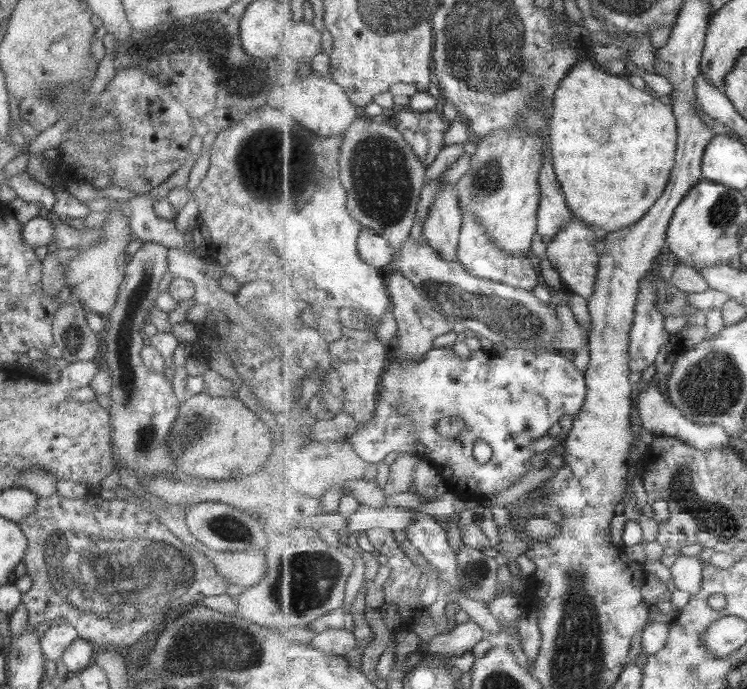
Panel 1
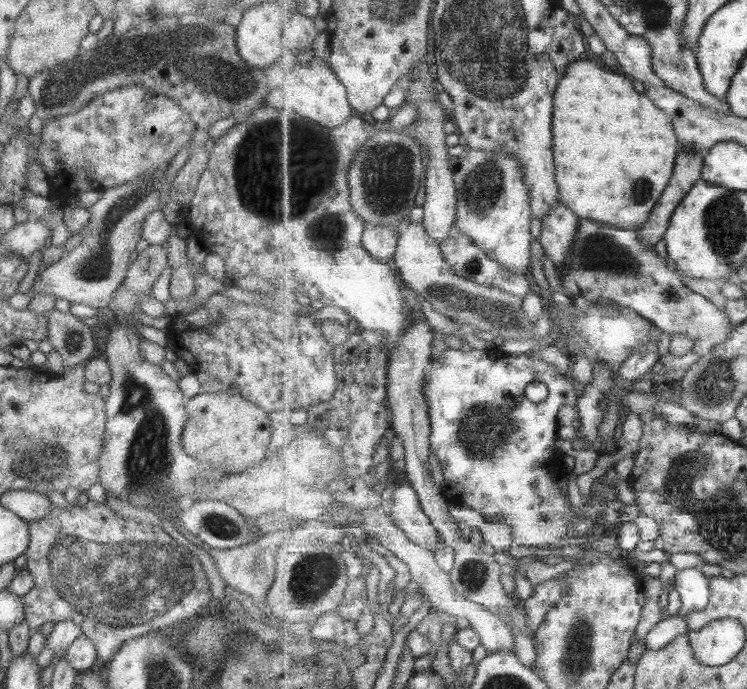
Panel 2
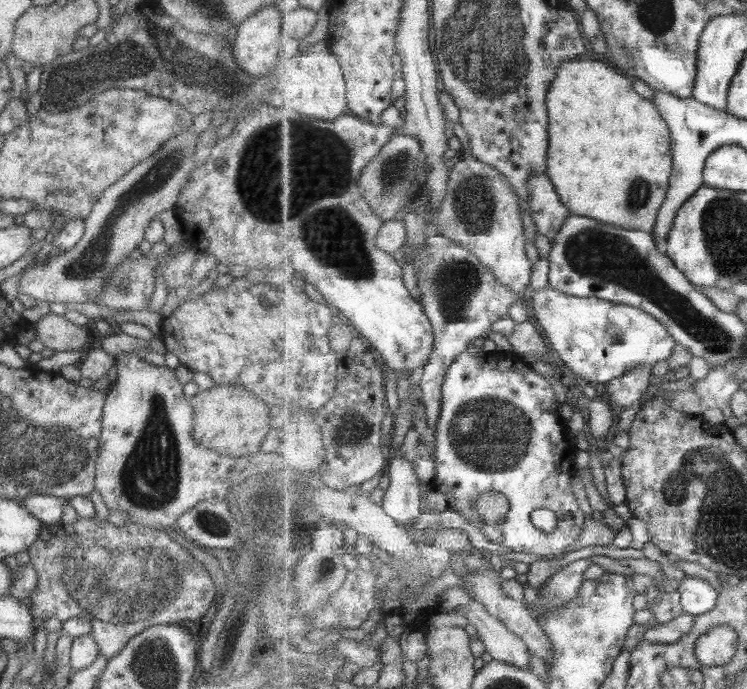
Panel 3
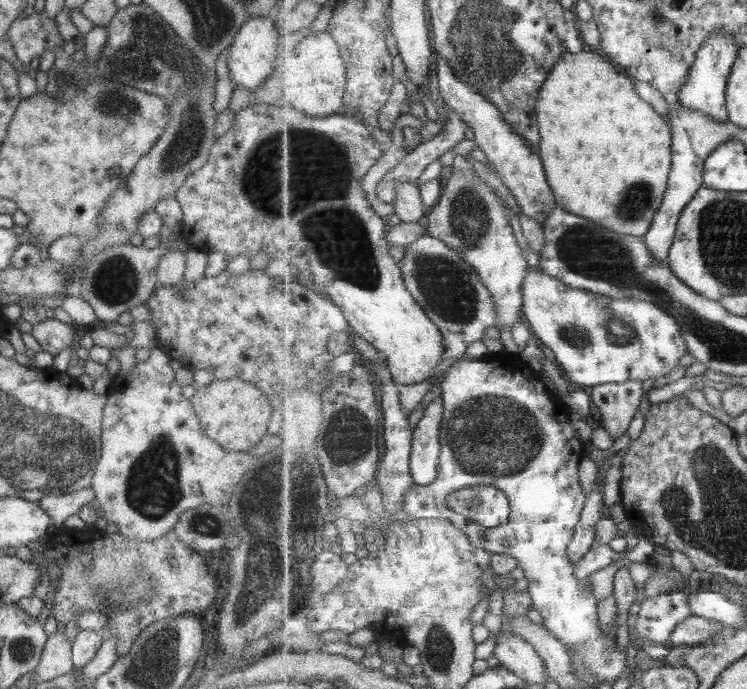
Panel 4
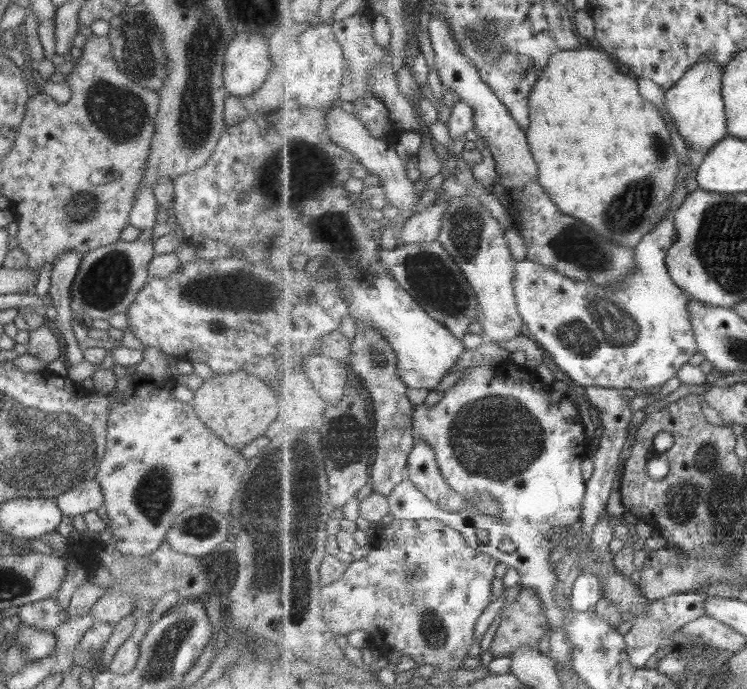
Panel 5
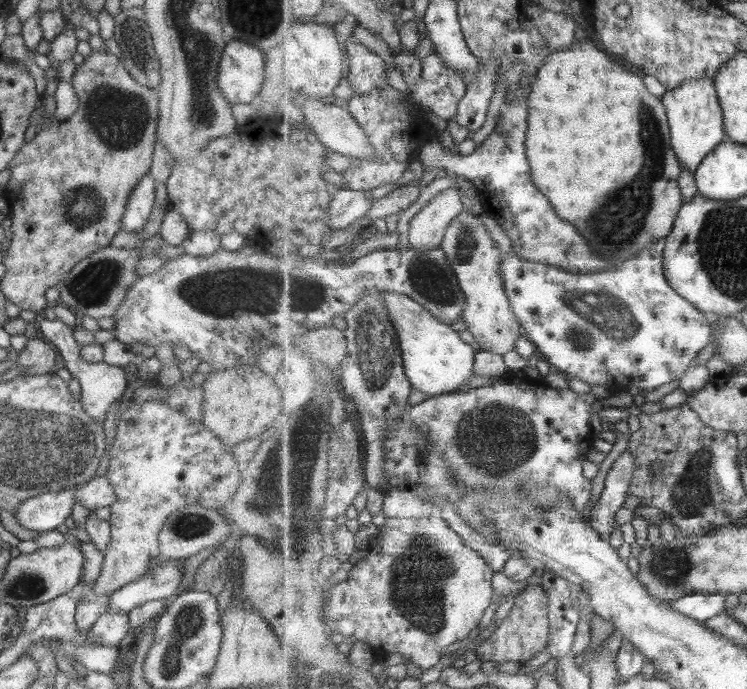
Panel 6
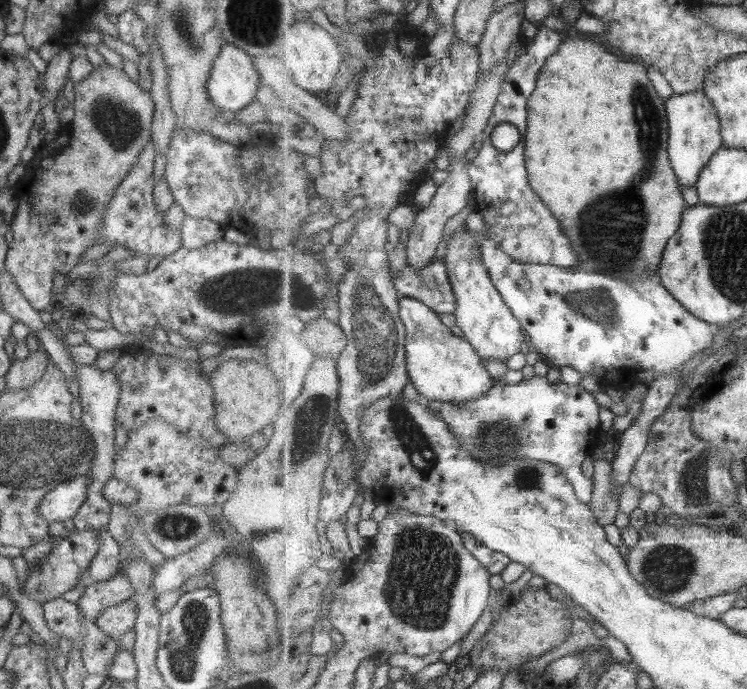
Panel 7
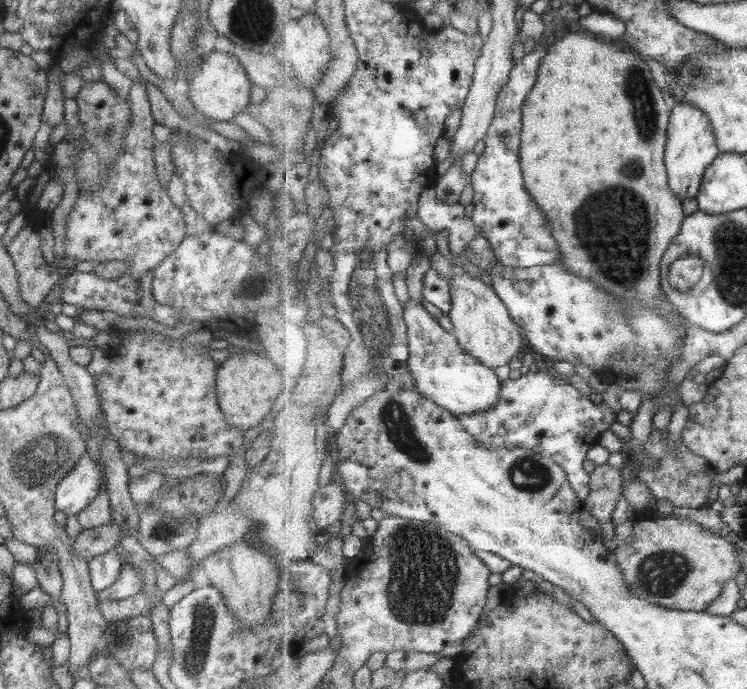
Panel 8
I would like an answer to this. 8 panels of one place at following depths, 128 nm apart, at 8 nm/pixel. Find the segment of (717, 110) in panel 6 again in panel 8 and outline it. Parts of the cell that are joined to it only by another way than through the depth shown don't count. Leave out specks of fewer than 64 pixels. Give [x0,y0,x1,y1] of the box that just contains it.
[666,102,721,200]

